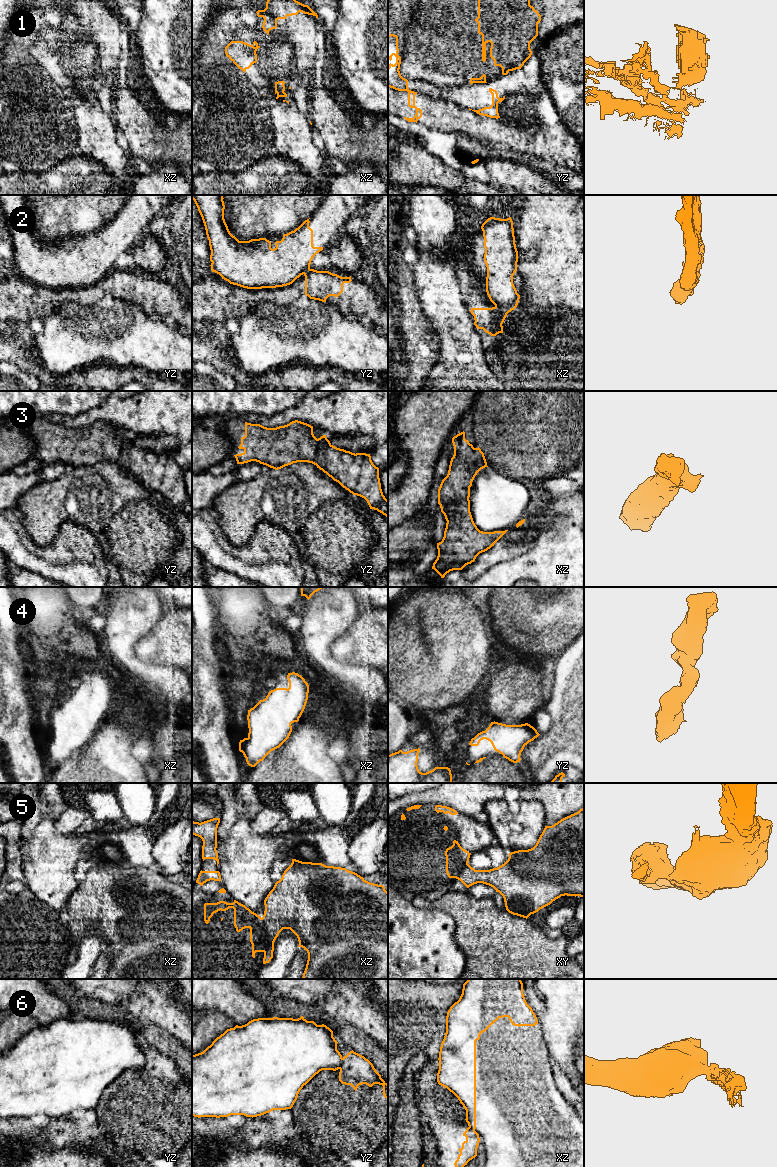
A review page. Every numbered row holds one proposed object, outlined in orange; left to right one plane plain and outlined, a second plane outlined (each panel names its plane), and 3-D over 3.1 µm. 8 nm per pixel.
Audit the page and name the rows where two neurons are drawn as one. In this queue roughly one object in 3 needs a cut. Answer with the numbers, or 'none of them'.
1, 2, 5, 6

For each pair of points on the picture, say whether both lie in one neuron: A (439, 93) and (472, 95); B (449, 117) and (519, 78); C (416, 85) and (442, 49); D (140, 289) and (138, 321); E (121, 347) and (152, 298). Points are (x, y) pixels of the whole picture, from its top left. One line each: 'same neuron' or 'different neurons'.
A: same neuron
B: different neurons
C: different neurons
D: different neurons
E: different neurons

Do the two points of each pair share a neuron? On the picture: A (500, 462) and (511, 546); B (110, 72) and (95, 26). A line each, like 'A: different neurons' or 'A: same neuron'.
A: different neurons
B: same neuron

